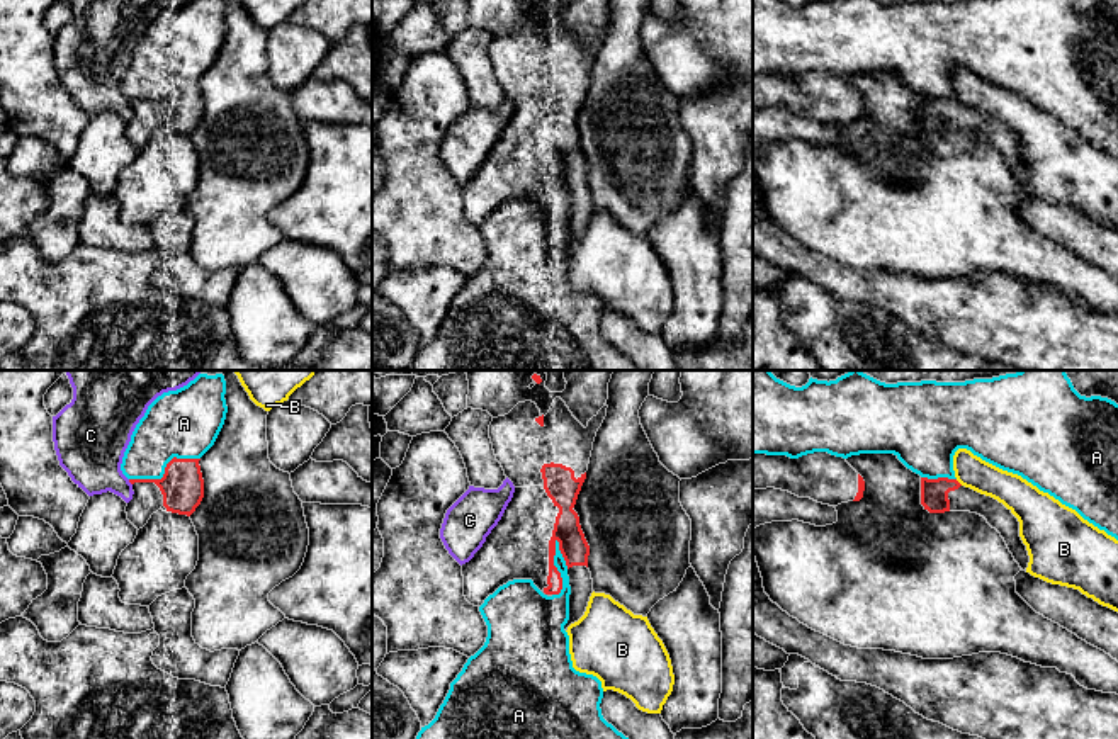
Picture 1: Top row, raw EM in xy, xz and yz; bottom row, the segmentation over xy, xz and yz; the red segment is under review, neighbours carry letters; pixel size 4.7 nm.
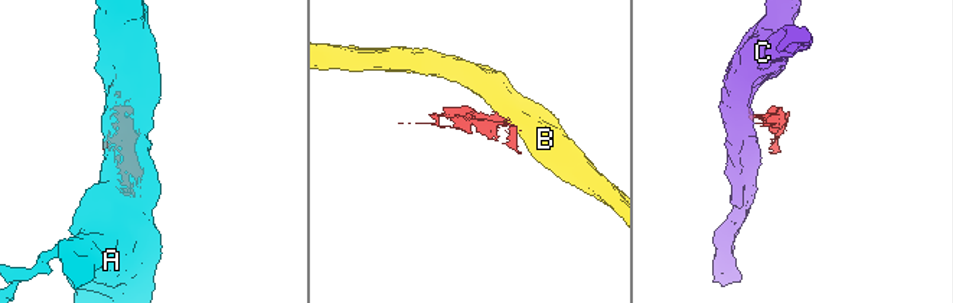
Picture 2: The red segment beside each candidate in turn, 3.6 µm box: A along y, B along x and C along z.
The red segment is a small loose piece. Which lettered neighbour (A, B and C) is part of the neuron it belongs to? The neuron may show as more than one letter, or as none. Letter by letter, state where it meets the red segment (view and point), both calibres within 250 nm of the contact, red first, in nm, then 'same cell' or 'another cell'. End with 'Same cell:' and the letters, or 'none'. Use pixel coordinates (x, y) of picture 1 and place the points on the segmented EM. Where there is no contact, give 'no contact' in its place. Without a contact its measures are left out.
A: xz (556, 569) | 140/260 nm | another cell
B: yz (957, 481) | 130/160 nm | another cell
C: xy (129, 481) | 200/320 nm | another cell
Same cell: none

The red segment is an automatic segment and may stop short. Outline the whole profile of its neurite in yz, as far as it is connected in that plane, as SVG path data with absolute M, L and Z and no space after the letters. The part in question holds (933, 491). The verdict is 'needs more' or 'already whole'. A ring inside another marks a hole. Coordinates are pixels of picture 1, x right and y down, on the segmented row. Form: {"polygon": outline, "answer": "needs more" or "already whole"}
{"polygon": "M921 477L921 505L929 513L970 511L984 516L1001 533L1019 567L1026 571L1030 556L1019 537L1019 522L997 499L965 488L957 479Z", "answer": "needs more"}

